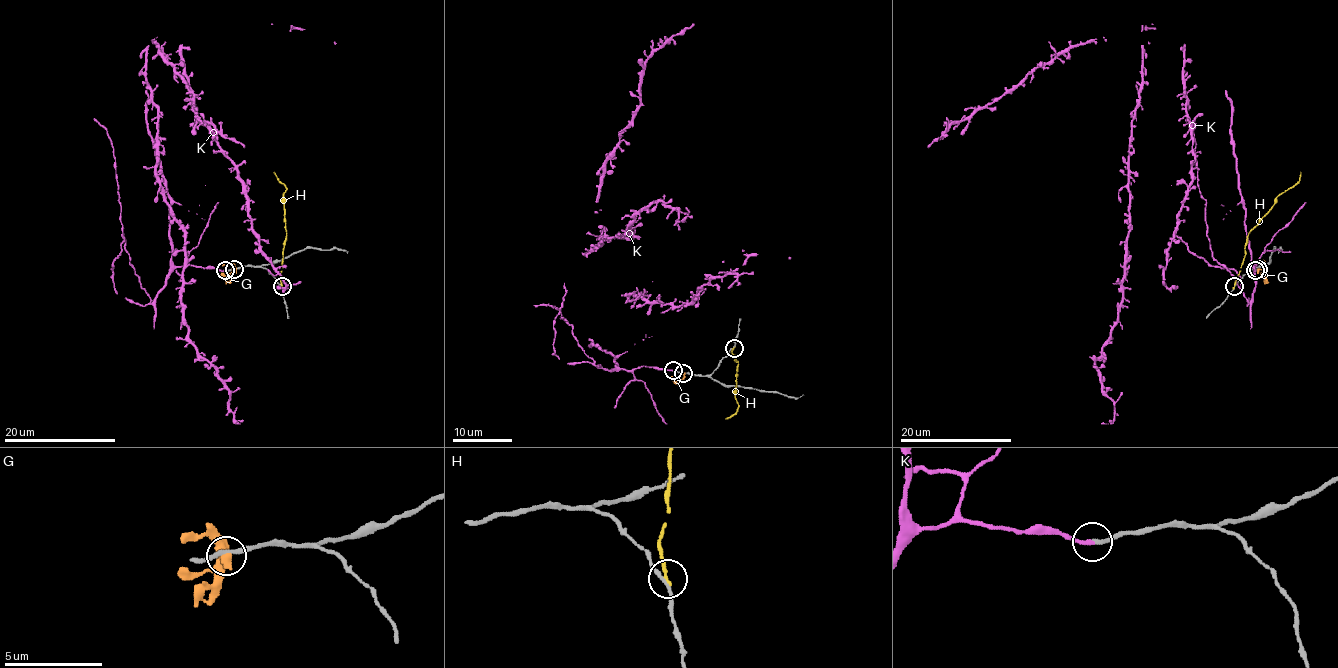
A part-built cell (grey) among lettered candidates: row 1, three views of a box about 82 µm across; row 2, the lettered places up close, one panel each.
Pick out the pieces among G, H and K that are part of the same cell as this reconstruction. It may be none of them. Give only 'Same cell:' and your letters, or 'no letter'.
Same cell: K

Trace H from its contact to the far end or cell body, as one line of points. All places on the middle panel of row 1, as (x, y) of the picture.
H: (733, 348), (738, 363), (735, 394), (738, 409), (724, 418)

